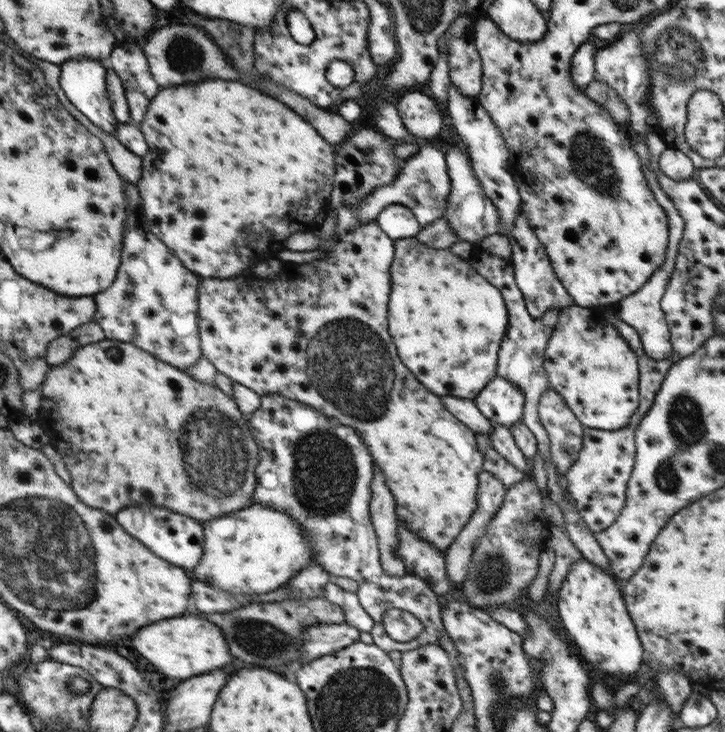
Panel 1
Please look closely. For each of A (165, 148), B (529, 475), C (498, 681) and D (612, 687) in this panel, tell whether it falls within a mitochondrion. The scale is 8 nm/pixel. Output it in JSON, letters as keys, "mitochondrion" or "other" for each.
{"A":"other","B":"other","C":"mitochondrion","D":"other"}

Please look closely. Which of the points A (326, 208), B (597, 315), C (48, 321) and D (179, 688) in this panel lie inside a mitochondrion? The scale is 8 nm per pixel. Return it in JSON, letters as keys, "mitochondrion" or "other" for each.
{"A":"other","B":"other","C":"other","D":"other"}

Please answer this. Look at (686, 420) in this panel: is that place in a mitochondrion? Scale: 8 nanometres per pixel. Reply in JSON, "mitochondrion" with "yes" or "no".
{"mitochondrion":"yes"}

